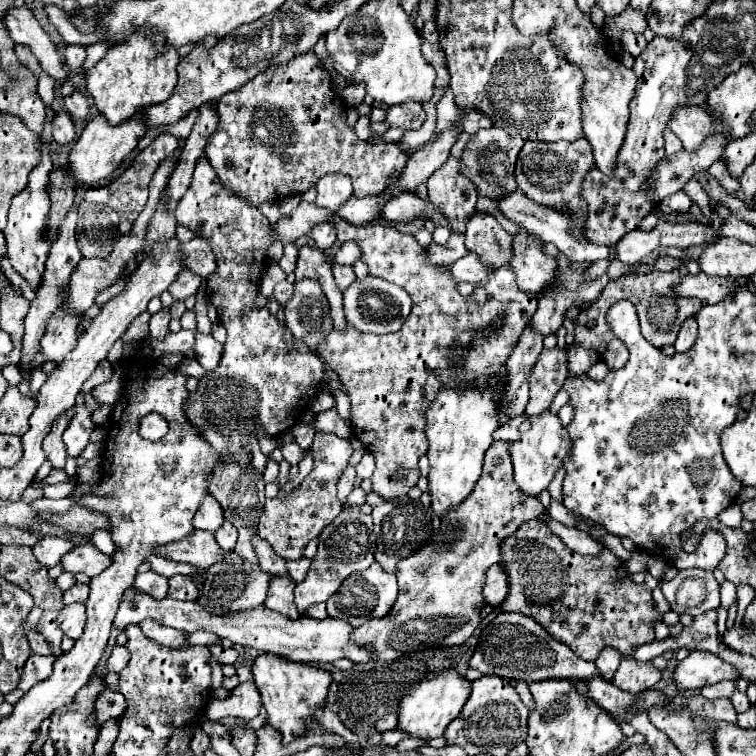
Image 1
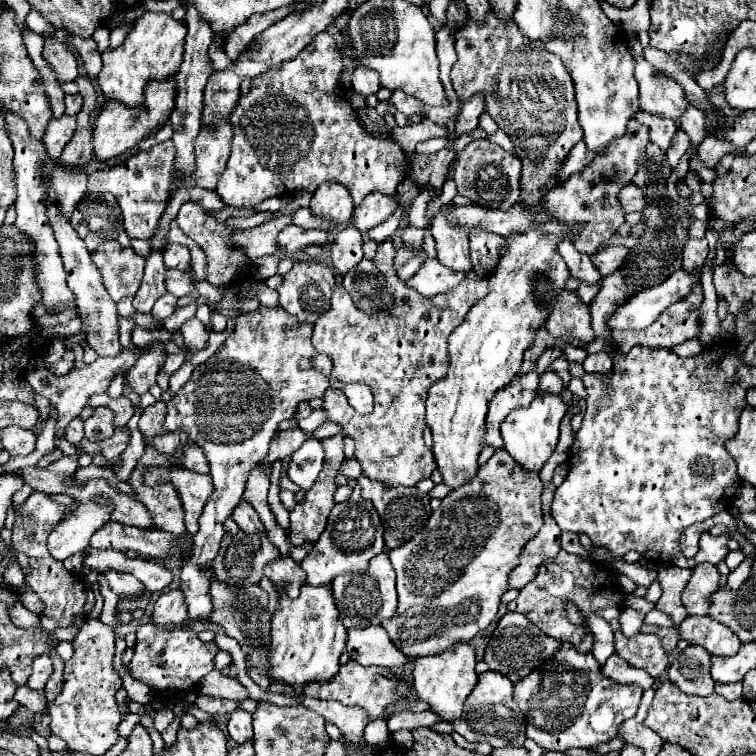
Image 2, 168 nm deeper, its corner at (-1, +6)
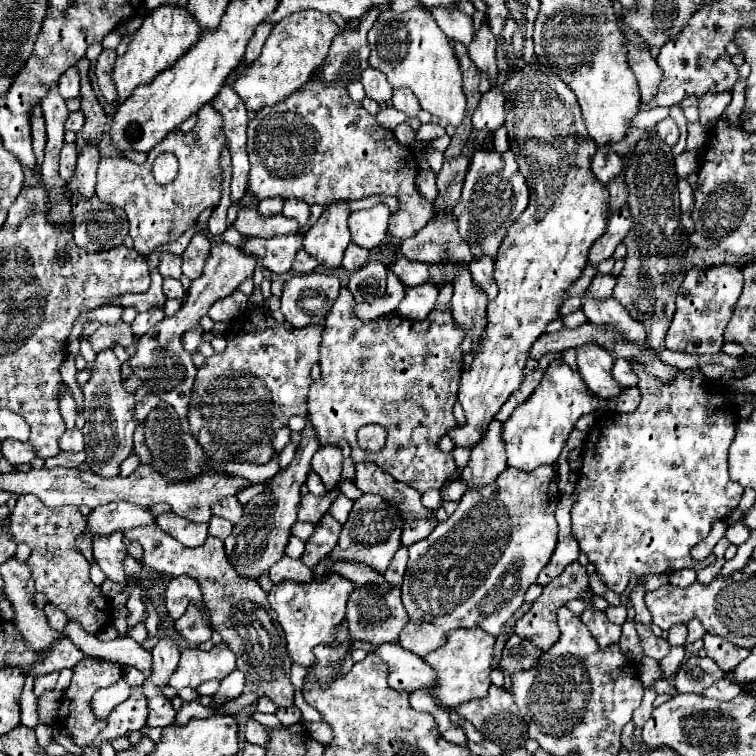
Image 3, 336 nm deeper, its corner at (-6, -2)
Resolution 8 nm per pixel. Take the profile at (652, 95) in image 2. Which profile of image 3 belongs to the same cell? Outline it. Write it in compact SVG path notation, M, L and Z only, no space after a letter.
M626 41L626 51L628 51L628 55L626 55L628 65L634 71L638 85L640 85L642 101L650 101L662 79L662 69L658 67L656 59L650 55L648 47L638 47L638 45Z

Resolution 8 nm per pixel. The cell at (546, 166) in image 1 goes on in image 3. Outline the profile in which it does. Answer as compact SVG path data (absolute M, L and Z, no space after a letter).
M598 147L598 153L592 159L592 171L600 183L610 183L624 169L624 159L618 157L610 147Z

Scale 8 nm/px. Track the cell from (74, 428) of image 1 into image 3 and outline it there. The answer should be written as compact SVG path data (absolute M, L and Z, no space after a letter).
M68 429L62 439L58 439L58 447L60 451L70 451L70 453L78 453L84 449L84 439L82 439L82 431L80 429Z

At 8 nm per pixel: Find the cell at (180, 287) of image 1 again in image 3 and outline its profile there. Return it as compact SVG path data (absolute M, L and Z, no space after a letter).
M166 277L166 279L164 279L164 295L166 295L168 299L182 299L182 297L184 297L182 283L176 281L176 279Z

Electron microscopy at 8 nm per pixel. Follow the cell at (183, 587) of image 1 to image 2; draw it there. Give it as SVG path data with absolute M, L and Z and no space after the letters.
M167 589L159 595L155 607L155 625L161 629L169 629L173 623L187 621L187 607L185 607L185 595L181 595L181 589Z

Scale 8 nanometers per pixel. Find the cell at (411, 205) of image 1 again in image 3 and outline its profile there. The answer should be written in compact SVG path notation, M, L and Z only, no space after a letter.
M382 203L366 211L352 211L348 217L352 243L364 249L378 247L386 237L388 217L390 217L390 209Z

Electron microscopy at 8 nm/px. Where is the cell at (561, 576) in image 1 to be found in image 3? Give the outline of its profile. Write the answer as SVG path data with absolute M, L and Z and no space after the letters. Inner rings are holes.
M578 561L572 563L572 565L568 565L568 567L562 571L562 575L554 577L554 579L550 581L550 585L544 587L544 593L540 595L538 601L532 603L532 609L530 609L524 617L520 617L520 619L516 621L514 633L518 633L518 637L522 637L522 639L530 639L540 651L548 651L548 649L558 641L560 636L556 611L558 611L562 605L566 605L570 599L580 597L580 593L586 591L586 589L588 589L586 569L584 569ZM576 567L578 567L578 575L576 575Z

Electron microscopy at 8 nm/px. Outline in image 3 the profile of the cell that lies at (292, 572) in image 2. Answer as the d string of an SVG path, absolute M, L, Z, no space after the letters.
M284 555L278 563L270 567L270 579L274 583L282 583L282 581L308 583L312 579L312 569L308 569L300 559L292 559Z

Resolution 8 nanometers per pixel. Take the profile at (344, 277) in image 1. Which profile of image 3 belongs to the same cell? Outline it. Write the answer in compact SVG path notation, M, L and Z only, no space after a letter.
M350 243L348 249L346 249L346 253L344 253L344 263L342 263L342 267L344 267L346 271L356 271L356 269L364 267L364 263L368 261L368 257L370 257L370 251L366 251L364 247L358 247L358 245Z

